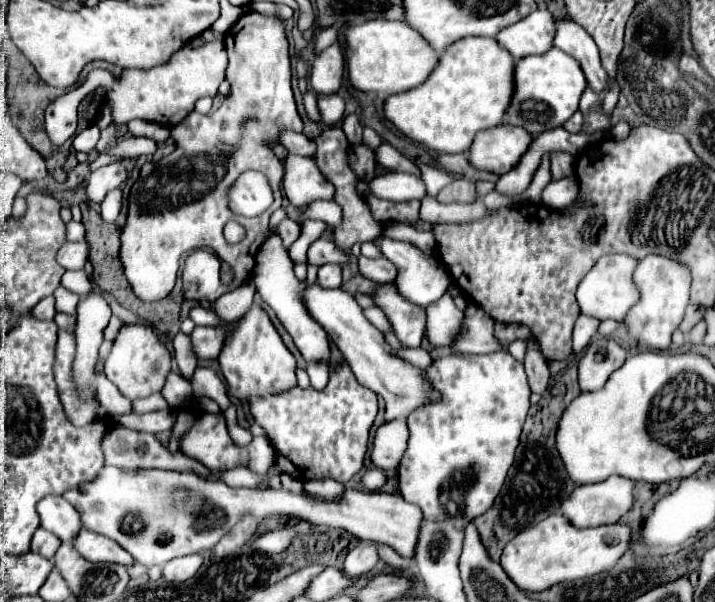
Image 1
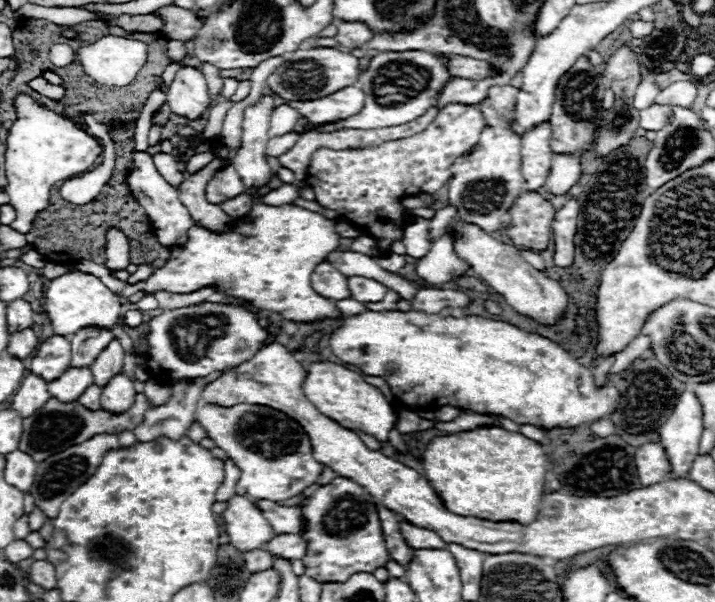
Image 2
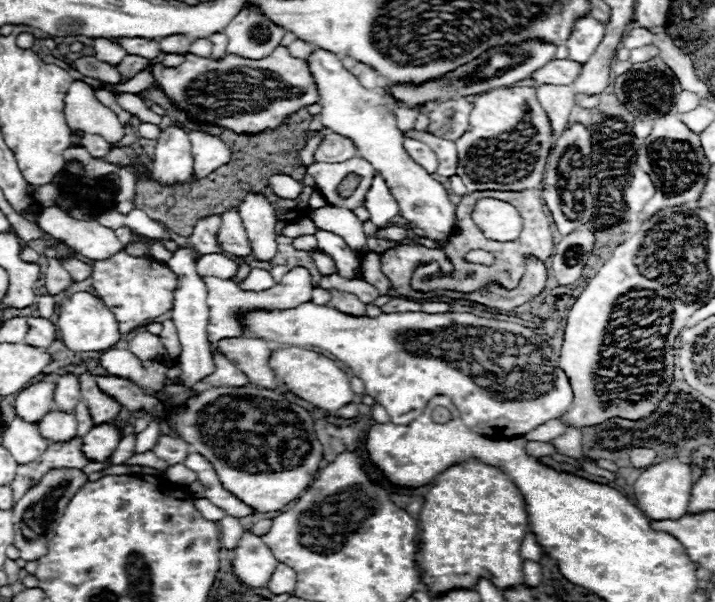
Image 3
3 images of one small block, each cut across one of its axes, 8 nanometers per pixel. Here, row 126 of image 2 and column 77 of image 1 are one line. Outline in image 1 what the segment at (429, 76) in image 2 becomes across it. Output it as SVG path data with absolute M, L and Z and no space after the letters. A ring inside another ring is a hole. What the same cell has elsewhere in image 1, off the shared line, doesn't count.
M92 290L80 298L76 314L76 330L74 330L78 342L74 376L84 396L94 394L92 370L98 360L98 350L104 342L104 328L108 326L110 318L112 318L112 308L100 294Z

